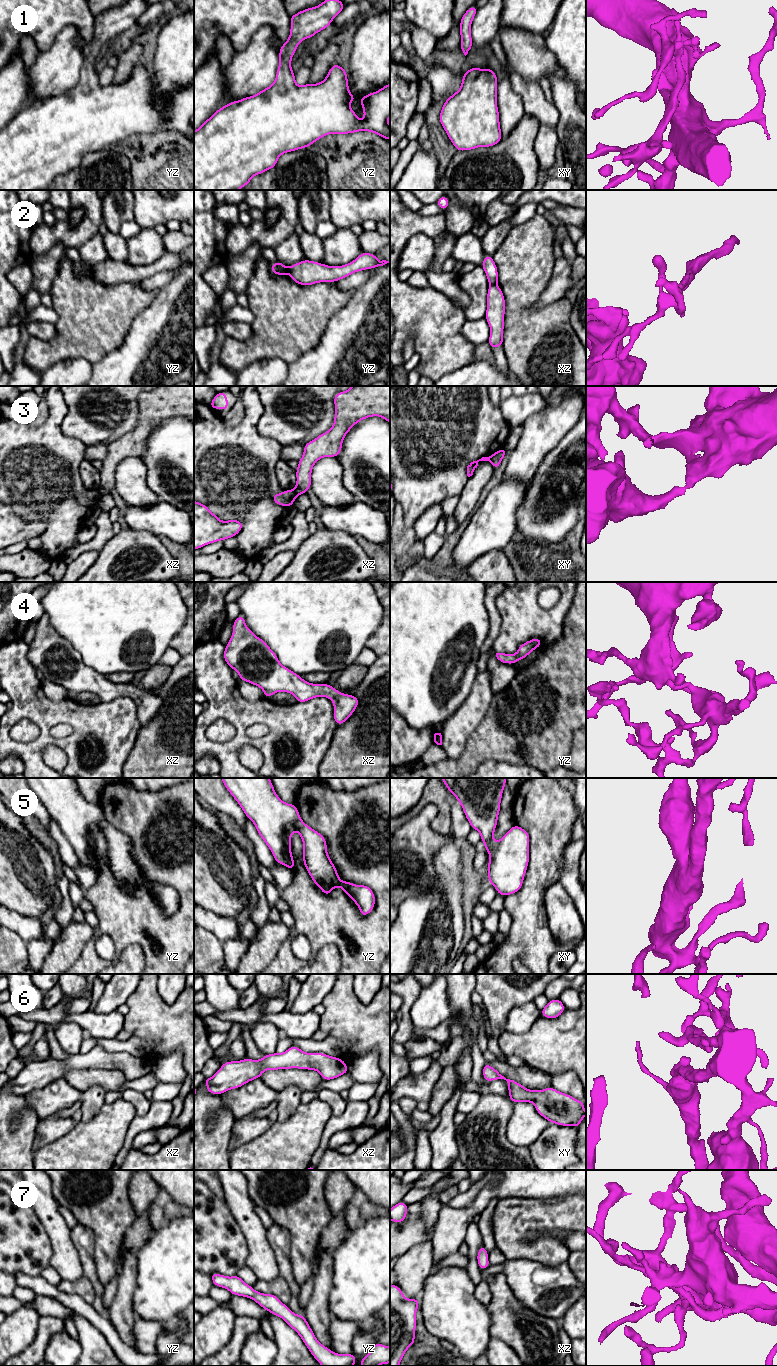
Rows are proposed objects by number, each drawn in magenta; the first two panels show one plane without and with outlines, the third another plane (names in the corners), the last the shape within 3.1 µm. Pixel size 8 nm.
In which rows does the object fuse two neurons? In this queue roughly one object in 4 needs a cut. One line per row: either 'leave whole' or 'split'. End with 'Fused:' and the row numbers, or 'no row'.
1: leave whole
2: split
3: split
4: leave whole
5: leave whole
6: leave whole
7: leave whole
Fused: 2, 3

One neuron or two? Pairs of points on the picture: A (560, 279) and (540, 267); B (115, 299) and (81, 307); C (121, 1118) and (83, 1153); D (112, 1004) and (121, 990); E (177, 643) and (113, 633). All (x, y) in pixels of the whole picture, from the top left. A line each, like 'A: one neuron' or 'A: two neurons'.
A: two neurons
B: one neuron
C: one neuron
D: one neuron
E: two neurons

